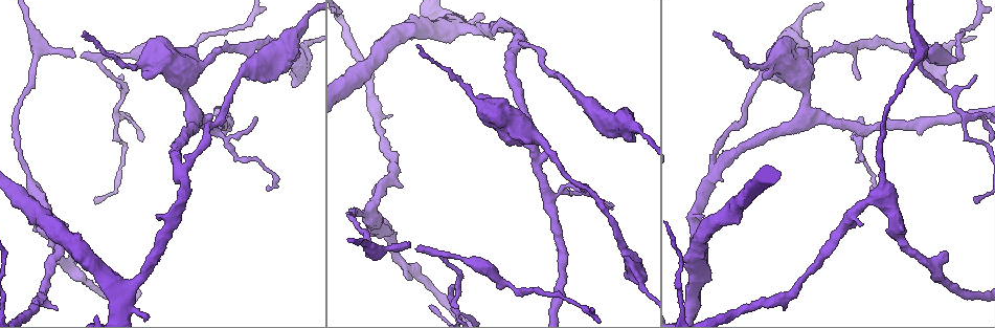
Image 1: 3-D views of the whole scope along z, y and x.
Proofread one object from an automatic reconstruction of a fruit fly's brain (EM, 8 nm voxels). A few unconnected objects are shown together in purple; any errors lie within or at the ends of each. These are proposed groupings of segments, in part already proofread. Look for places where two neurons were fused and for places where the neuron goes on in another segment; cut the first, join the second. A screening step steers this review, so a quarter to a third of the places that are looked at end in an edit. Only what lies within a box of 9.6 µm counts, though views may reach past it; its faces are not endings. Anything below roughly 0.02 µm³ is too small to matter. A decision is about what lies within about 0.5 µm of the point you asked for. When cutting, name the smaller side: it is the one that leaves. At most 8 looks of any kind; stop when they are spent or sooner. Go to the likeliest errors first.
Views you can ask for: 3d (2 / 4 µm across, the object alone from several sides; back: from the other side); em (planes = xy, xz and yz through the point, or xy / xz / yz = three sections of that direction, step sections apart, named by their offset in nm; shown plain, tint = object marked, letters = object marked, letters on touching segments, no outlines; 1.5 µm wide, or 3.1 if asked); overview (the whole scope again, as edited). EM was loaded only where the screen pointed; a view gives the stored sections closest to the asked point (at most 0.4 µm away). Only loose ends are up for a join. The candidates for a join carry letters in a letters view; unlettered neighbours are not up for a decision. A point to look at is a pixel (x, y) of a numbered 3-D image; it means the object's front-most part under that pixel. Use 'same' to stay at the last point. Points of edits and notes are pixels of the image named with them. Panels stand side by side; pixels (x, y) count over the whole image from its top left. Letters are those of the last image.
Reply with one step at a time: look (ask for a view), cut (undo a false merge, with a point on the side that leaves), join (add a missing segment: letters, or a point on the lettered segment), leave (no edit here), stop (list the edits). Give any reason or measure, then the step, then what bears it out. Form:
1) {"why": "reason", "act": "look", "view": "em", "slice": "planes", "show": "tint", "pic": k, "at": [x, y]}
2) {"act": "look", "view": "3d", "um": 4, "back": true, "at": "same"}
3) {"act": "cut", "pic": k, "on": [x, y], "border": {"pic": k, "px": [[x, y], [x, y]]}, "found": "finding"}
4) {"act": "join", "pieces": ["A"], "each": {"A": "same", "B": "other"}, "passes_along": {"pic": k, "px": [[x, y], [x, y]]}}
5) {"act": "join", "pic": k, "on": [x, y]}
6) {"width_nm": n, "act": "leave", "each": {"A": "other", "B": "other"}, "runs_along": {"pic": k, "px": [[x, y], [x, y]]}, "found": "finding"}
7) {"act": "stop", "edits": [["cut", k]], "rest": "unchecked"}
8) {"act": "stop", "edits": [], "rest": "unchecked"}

{"why": "stops while still wide", "act": "look", "view": "em", "slice": "xy", "step": 8, "show": "tint", "pic": 1, "at": [946, 83]}

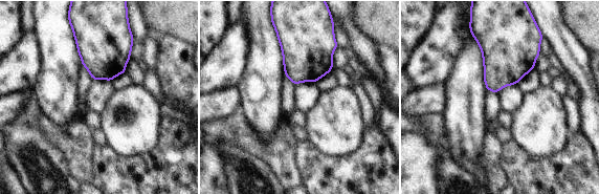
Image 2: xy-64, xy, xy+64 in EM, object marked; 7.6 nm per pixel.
{"act": "look", "view": "em", "slice": "planes", "show": "letters", "at": "same"}

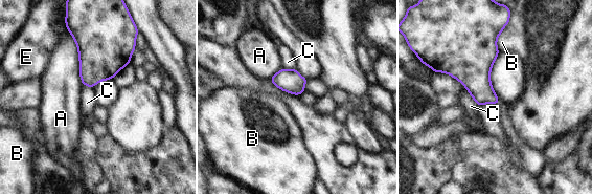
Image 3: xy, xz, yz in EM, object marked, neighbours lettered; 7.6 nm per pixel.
{"act": "leave", "each": {"A": "other", "B": "other", "C": "other", "E": "other"}, "border": {"pic": 3, "px": [[500, 34], [497, 39], [499, 52]]}, "found": "none of them fits"}

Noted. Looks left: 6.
{"why": "long arm stops here", "act": "look", "view": "3d", "um": 4, "pic": 1, "at": [83, 32]}

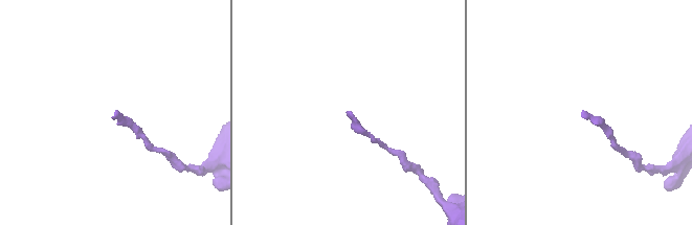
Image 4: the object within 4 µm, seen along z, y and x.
{"act": "look", "view": "em", "slice": "xz", "step": 8, "show": "letters", "pic": 4, "at": [349, 111]}

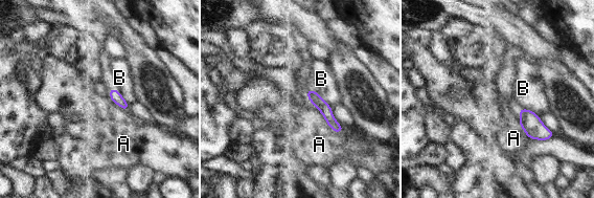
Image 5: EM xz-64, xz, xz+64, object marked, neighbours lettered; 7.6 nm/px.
{"act": "look", "view": "em", "slice": "planes", "show": "letters", "at": "same"}

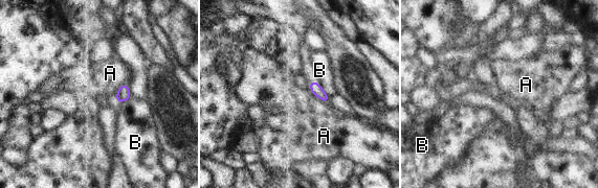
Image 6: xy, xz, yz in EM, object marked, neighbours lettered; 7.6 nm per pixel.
{"act": "leave", "each": {"A": "other", "B": "other"}, "border": {"pic": 6, "px": [[310, 79], [314, 80], [329, 96]]}, "found": "none of them fits"}

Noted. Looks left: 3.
{"why": "sudden change in width", "act": "look", "view": "em", "slice": "planes", "show": "tint", "pic": 1, "at": [898, 238]}

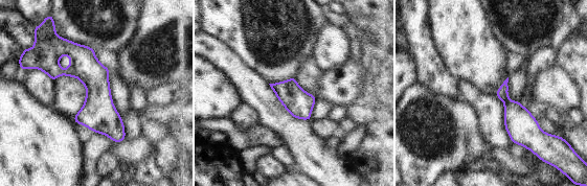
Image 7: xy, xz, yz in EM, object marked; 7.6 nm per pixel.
{"why": "see the neighbours", "act": "look", "view": "em", "slice": "planes", "show": "letters", "at": "same"}

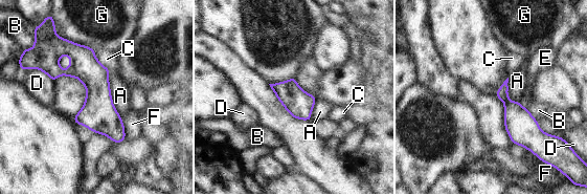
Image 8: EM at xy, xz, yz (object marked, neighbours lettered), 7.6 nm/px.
{"act": "leave", "each": {"A": "other", "B": "other", "C": "other", "D": "other", "E": "other", "F": "other", "G": "other"}, "runs_along": {"pic": 8, "px": [[63, 42], [121, 137]]}, "found": "all the same neuron"}

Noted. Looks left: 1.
{"act": "stop", "edits": [], "rest": "unchecked"}

